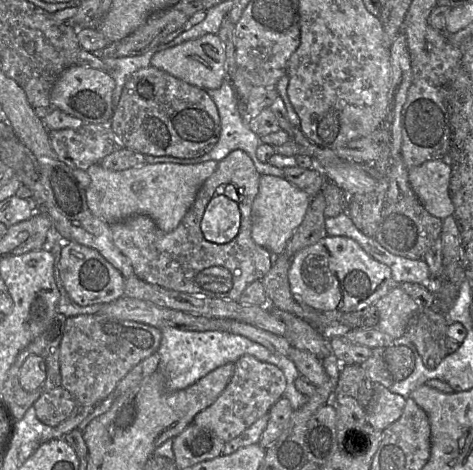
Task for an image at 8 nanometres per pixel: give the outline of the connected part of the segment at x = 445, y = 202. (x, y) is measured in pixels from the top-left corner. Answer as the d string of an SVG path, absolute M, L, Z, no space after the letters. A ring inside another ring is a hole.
M427 161L413 167L409 182L423 207L441 220L454 215L454 205L449 197L451 166L446 161Z

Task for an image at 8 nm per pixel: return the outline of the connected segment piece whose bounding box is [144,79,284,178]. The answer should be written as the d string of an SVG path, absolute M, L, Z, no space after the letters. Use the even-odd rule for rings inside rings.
M224 80L222 85L217 89L209 89L207 90L209 96L214 100L221 120L221 131L220 131L220 139L214 148L209 151L207 154L196 157L196 158L175 158L171 156L151 156L145 155L145 162L148 164L157 164L157 163L173 163L173 164L197 164L201 162L206 162L210 160L220 161L223 160L230 152L241 149L248 153L251 157L255 168L261 175L272 175L276 177L284 178L283 169L278 168L274 165L271 165L267 162L261 162L257 155L257 148L261 144L261 137L257 135L255 132L251 130L248 125L248 121L244 118L242 114L242 108L239 105L239 99L235 93L235 90L229 80Z

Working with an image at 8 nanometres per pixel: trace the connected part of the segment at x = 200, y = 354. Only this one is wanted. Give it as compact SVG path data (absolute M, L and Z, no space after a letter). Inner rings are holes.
M164 327L160 330L162 338L157 350L159 355L158 370L165 378L165 386L168 391L184 389L215 368L229 362L235 363L241 356L249 354L261 361L274 364L283 371L286 378L286 389L283 396L289 400L293 409L300 408L307 401L308 397L299 392L294 385L295 379L300 373L289 356L273 353L262 344L229 331L193 331L174 327Z

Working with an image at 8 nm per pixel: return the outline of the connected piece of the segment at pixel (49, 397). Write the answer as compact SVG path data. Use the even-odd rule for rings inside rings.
M59 386L43 393L32 407L43 424L55 427L67 419L77 405L73 395Z

